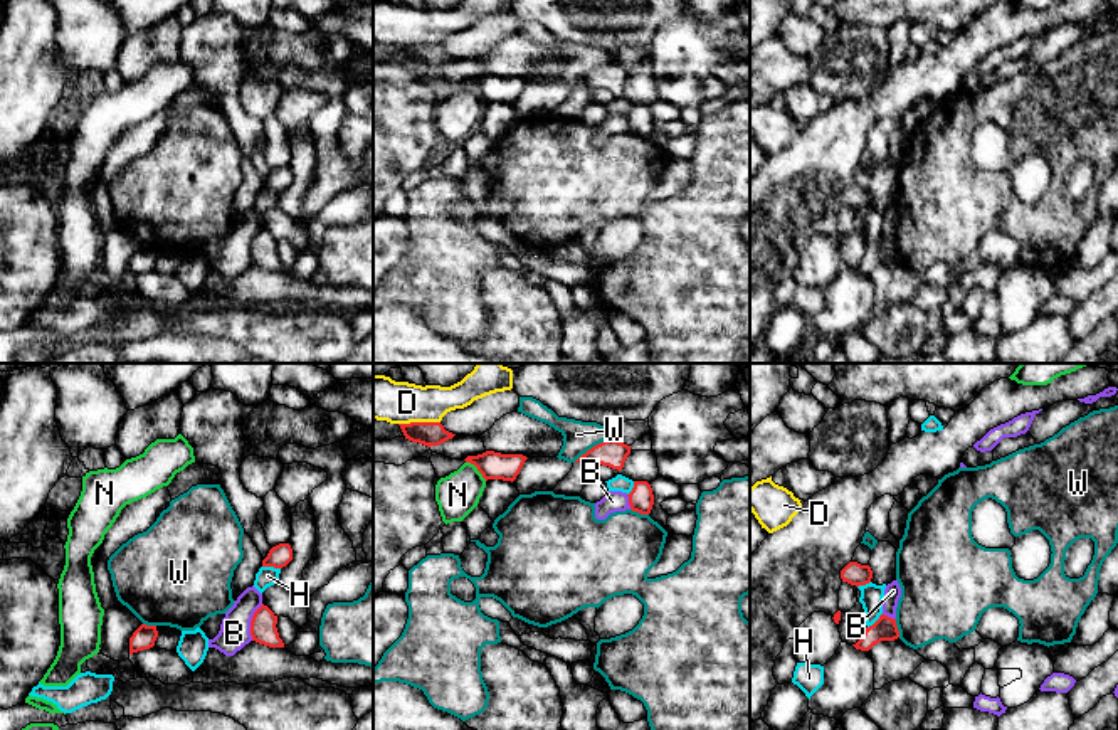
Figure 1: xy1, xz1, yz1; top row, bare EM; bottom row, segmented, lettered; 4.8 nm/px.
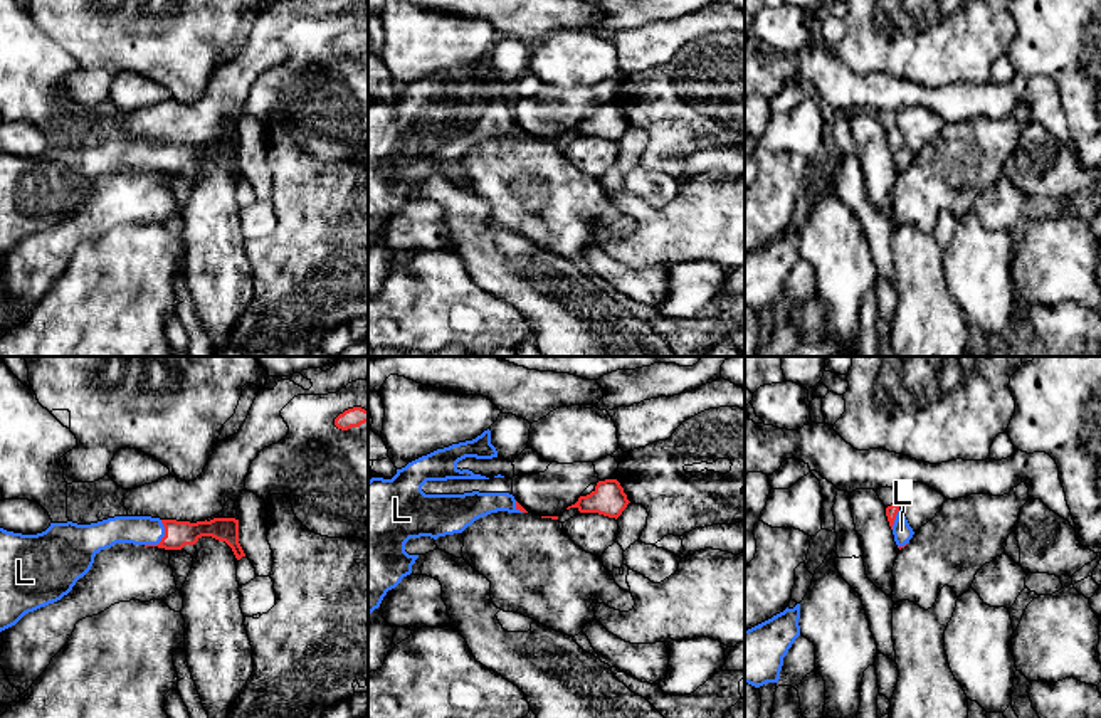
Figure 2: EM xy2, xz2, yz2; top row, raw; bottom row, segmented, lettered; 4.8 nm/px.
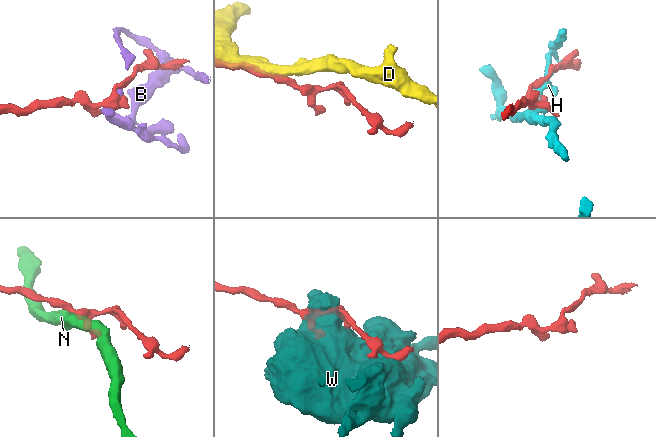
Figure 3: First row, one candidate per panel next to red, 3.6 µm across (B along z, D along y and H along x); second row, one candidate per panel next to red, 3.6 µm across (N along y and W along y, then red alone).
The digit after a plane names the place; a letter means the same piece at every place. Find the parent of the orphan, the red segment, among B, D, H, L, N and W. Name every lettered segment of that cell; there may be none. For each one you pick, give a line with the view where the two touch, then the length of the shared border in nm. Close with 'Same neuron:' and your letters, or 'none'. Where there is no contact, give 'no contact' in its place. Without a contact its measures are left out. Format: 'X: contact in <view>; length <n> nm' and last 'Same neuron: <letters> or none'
L: contact in xy2; length 150 nm
Same neuron: L

